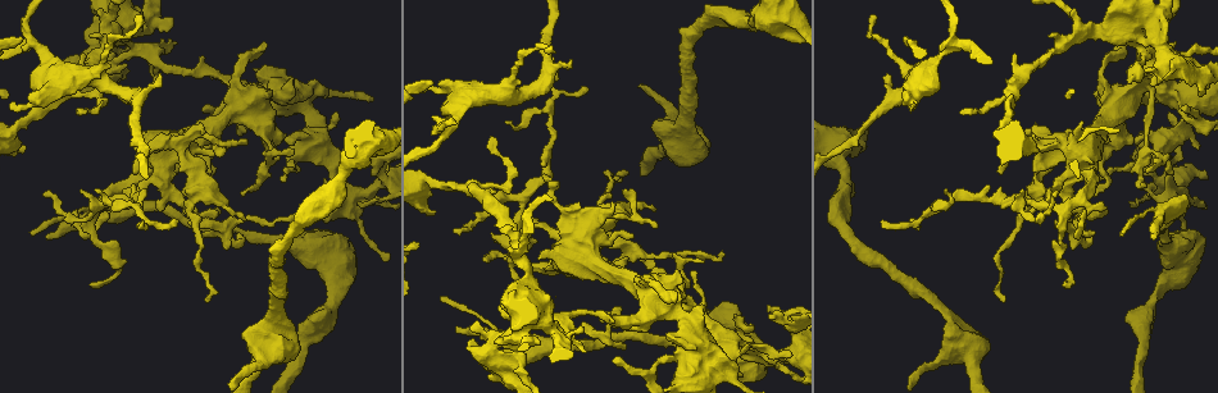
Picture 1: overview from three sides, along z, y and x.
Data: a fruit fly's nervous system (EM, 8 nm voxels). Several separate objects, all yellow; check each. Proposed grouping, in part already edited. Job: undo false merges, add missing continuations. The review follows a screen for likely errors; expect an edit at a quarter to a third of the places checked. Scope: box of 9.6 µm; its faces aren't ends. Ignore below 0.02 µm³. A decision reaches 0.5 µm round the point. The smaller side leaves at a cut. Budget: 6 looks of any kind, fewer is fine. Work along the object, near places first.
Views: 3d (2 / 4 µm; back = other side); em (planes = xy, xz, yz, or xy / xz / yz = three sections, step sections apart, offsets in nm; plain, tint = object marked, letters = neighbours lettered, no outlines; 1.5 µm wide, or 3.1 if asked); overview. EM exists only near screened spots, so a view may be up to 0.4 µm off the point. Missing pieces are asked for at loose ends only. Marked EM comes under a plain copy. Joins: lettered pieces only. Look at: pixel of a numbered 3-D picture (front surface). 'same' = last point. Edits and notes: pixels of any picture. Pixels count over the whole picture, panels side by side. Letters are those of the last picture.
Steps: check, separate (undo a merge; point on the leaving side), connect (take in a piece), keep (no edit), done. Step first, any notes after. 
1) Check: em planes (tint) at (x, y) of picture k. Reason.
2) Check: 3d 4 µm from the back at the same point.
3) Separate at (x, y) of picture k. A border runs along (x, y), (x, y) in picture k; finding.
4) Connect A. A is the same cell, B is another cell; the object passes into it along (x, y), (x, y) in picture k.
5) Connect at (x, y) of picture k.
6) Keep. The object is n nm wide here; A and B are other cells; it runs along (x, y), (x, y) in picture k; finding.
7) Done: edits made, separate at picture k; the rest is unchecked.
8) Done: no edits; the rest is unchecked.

Check: 3d 4 µm at (456, 330) of picture 1. An open end.

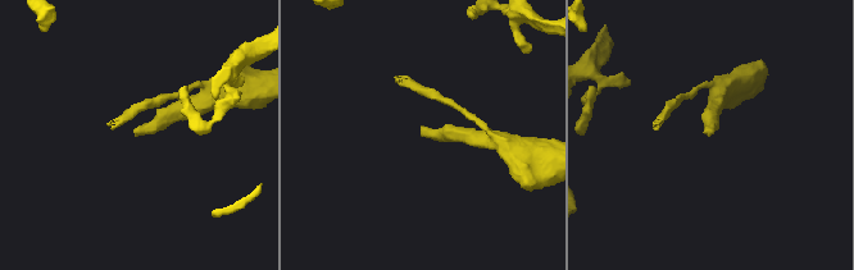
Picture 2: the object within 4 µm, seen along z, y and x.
Check: em xy step 4 (letters) at (710, 133) of picture 2. Need the tissue.

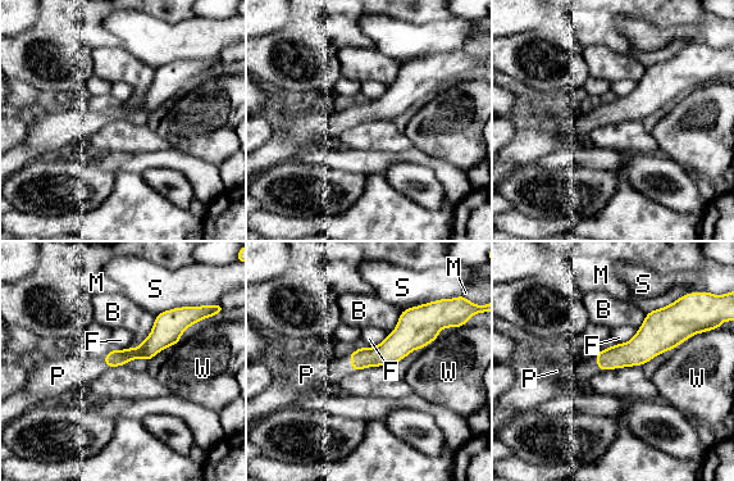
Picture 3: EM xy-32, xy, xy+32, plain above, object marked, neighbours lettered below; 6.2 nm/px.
Connect P. P is the same cell, B, F, M, S and W are other cells; the object passes into it along (388, 352), (350, 362), (313, 375) in picture 3; it goes on there.

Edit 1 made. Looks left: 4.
Check: em xz step 8 (tint) at (549, 50) of picture 1. Thin end.

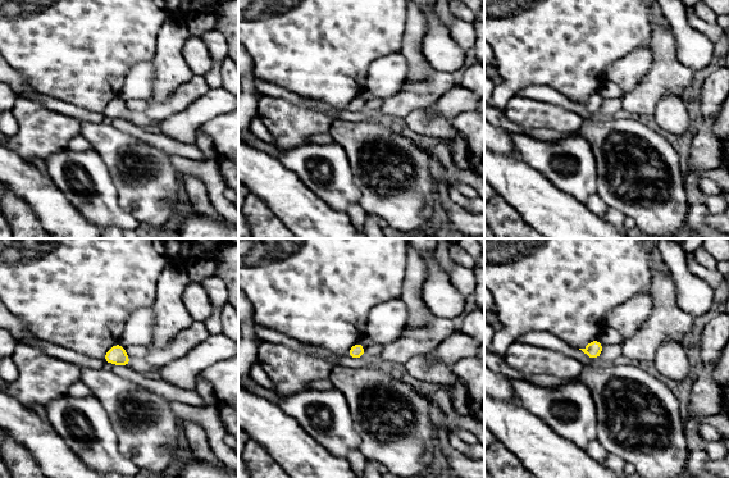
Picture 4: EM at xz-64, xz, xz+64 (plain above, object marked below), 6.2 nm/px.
Check: em planes (letters) at the same point.

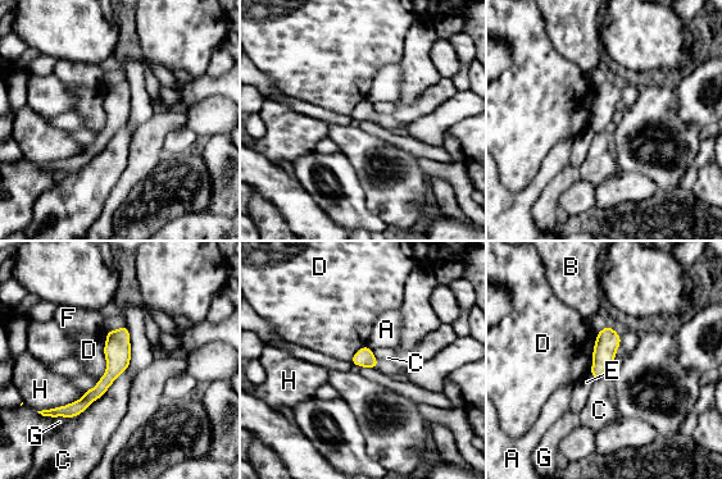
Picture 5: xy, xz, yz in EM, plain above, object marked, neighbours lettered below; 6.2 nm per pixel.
Keep. A, B, C, D, E, F, G and H are other cells; none of them fits.

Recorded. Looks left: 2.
Check: em planes (letters) at (142, 219) of picture 1. Free end.

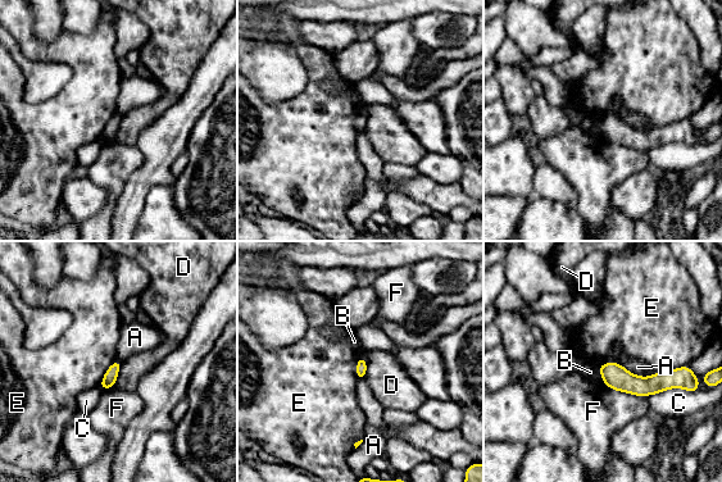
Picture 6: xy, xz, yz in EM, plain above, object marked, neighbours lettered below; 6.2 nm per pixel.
Keep. A, B, C, D, E and F are other cells; a border runs along (686, 364), (653, 373) in picture 6; none of them fits.

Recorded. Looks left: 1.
Done: edits made, connect at picture 3; the rest is unchecked.

